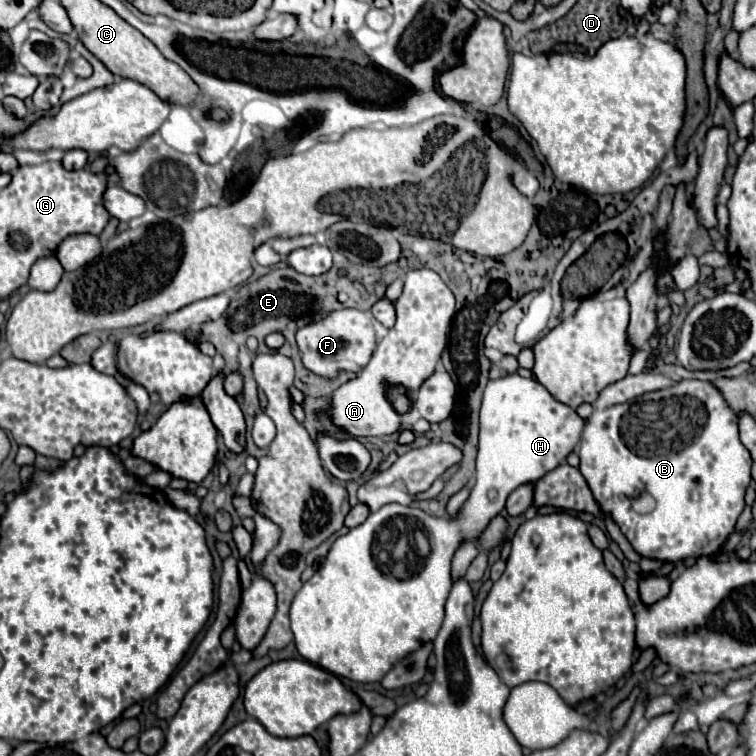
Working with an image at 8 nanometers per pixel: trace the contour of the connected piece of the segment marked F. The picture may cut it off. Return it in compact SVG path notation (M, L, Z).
M334 310L332 314L324 316L322 320L310 322L308 326L300 328L296 332L296 342L298 342L298 350L302 356L304 368L316 376L332 380L342 370L350 370L354 374L362 372L362 368L368 364L368 360L372 356L376 336L374 336L374 328L364 312Z

